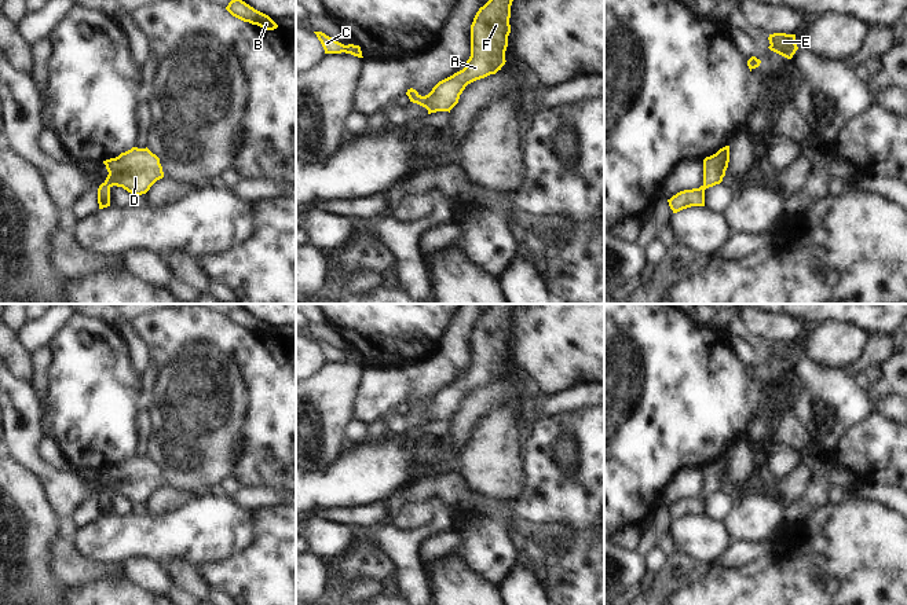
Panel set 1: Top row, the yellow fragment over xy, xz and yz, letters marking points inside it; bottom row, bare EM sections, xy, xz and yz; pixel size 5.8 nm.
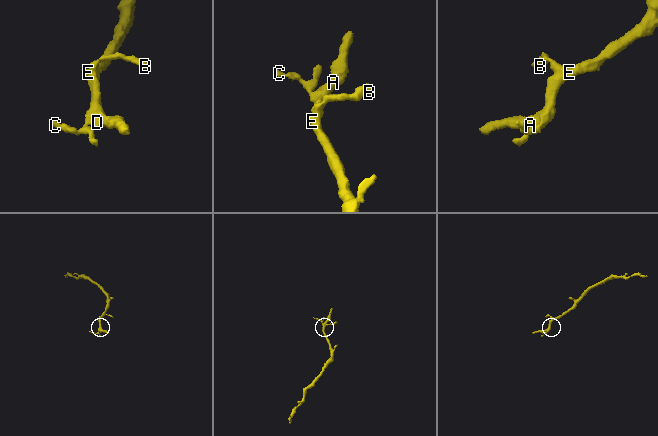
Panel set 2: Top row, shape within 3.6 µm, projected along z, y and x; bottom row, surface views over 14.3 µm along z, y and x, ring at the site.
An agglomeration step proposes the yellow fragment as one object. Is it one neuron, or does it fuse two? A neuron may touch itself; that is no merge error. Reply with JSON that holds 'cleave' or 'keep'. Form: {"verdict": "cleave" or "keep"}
{"verdict": "keep"}

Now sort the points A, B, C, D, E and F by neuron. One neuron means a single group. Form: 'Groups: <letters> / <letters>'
Groups: A B C D E F.

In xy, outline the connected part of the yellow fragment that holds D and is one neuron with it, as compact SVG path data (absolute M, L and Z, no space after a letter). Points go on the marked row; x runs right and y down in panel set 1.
M132 147L116 158L103 161L103 164L109 175L98 188L99 209L110 206L110 188L113 186L122 187L132 195L142 195L164 177L160 158L147 147Z

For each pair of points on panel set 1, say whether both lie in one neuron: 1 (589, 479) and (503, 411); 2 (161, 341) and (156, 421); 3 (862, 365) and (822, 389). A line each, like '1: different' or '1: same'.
1: different
2: different
3: different

